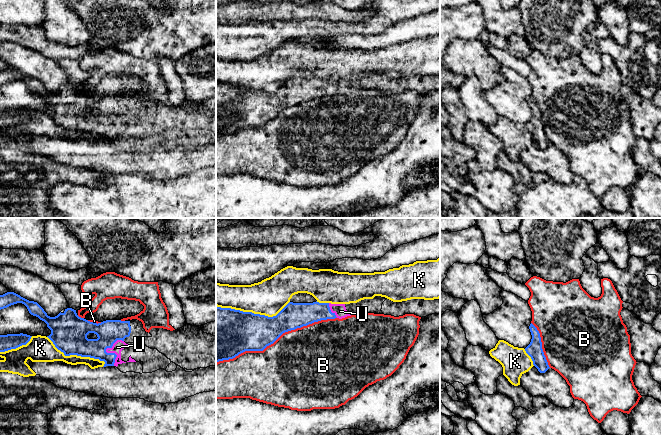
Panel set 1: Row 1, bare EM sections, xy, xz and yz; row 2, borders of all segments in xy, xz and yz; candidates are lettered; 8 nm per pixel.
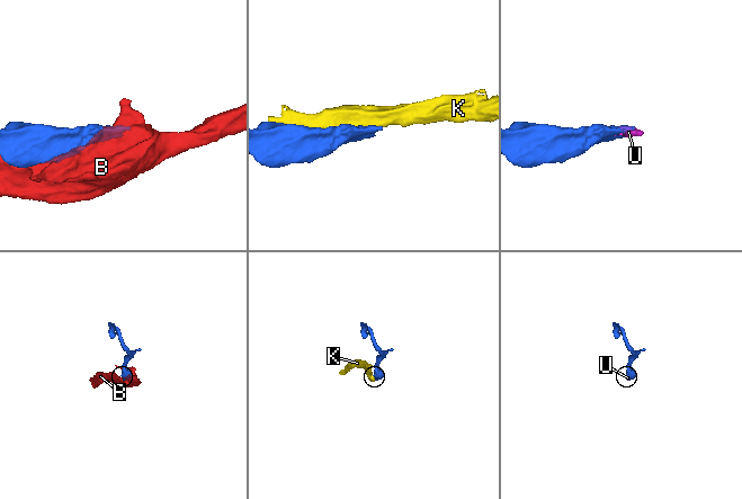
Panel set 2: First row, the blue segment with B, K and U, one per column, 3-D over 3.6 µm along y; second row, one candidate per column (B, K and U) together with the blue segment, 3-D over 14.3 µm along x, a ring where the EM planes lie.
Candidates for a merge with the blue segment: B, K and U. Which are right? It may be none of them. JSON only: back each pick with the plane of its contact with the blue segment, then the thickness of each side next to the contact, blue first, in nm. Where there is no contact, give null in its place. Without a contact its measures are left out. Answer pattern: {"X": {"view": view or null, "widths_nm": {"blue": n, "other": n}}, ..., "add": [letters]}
{"U": {"view": "xy", "widths_nm": {"blue": 190, "other": 90}}, "add": ["U"]}

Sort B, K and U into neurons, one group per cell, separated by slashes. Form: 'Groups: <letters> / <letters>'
Groups: B / K / U

